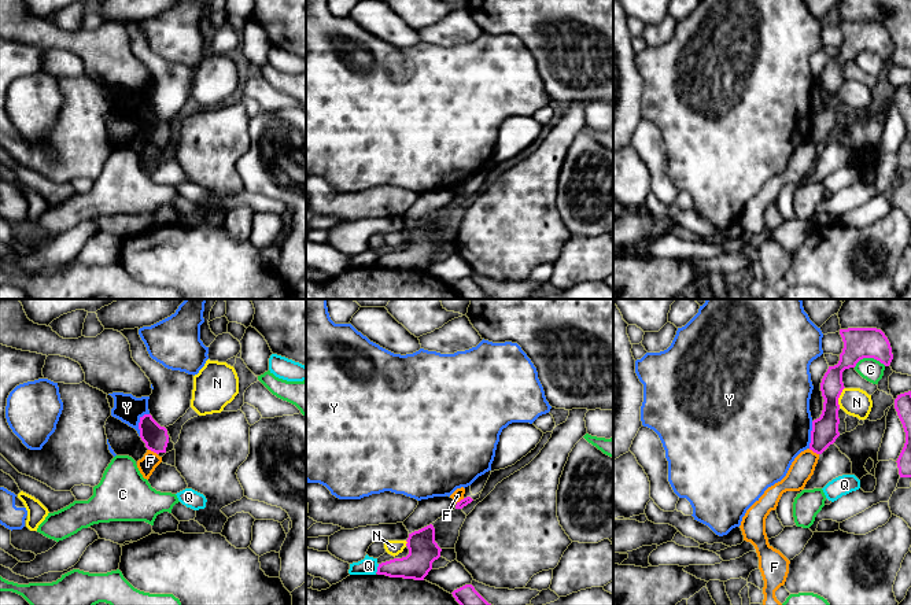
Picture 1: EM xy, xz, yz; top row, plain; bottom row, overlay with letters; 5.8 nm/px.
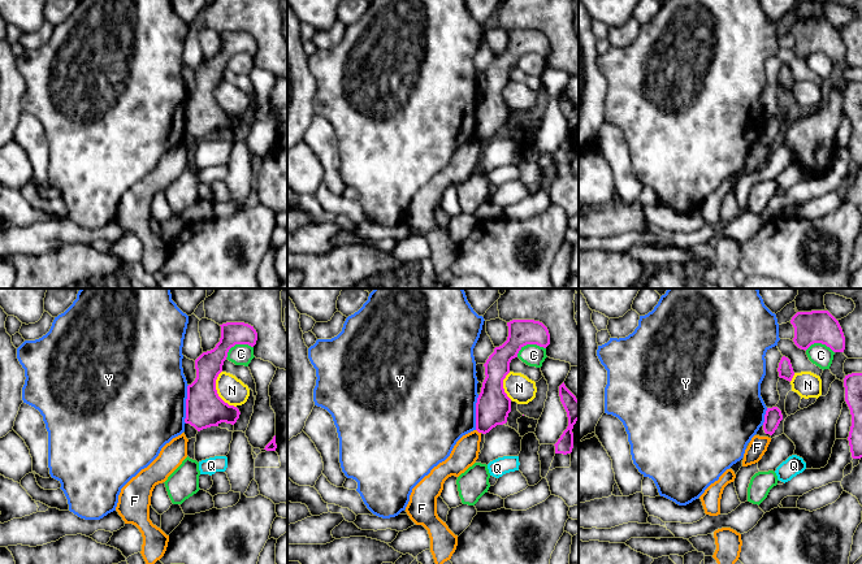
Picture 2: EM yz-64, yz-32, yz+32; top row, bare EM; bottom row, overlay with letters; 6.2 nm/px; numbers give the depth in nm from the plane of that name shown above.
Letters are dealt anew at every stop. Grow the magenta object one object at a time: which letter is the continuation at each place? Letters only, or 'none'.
none

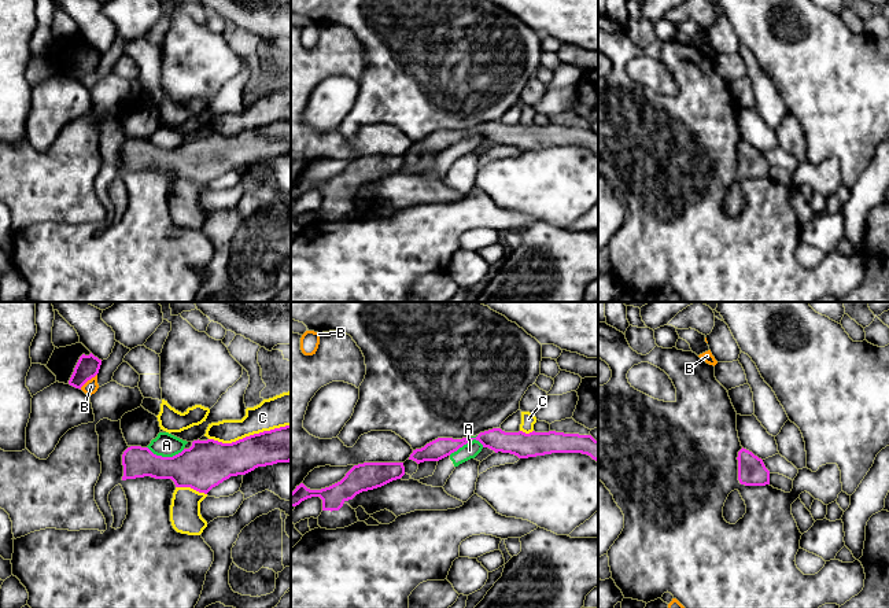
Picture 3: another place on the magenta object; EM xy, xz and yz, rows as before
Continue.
none

